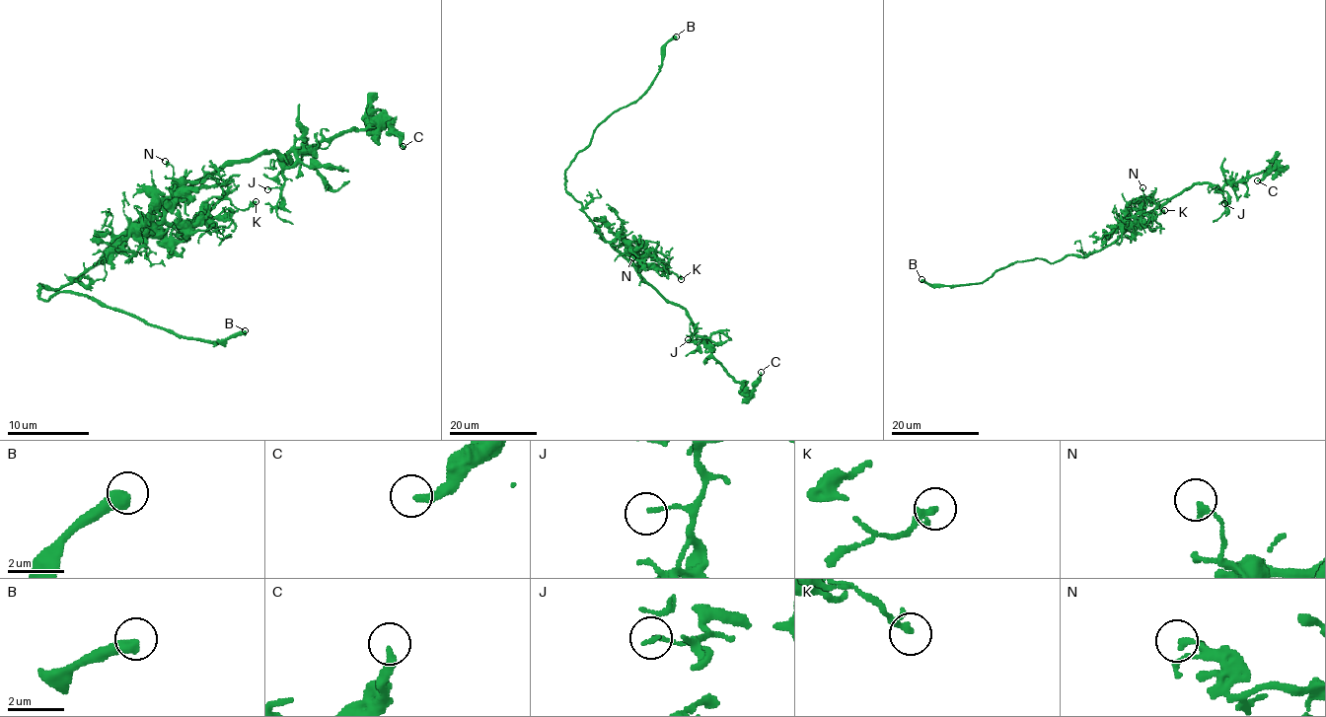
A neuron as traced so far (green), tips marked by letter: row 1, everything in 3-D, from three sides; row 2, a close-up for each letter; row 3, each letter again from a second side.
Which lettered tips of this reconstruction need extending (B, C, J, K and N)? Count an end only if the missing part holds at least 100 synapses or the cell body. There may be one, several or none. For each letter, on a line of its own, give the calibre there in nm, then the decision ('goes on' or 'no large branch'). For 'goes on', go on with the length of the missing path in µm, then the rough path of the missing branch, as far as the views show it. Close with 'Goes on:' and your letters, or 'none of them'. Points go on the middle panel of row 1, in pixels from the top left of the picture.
B: 480 nm | goes on | 5 µm
C: 260 nm | no large branch
J: 110 nm | no large branch
K: 200 nm | no large branch
N: 180 nm | no large branch
Goes on: B

